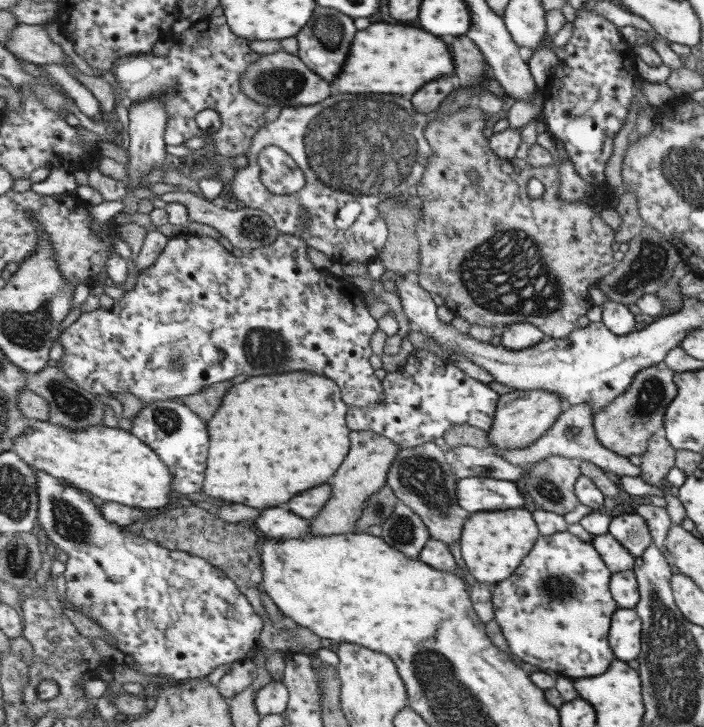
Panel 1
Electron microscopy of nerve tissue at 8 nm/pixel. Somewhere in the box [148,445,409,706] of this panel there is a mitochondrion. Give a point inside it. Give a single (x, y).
(377, 508)

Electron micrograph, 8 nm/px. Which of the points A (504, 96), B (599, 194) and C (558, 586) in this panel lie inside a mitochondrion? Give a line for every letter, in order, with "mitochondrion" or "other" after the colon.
A: other
B: other
C: mitochondrion

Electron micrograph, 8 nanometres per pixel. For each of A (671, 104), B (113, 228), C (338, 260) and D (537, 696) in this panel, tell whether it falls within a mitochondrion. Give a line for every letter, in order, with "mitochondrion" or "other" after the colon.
A: other
B: other
C: other
D: other

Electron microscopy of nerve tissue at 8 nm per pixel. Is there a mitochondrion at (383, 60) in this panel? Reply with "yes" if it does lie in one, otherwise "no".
no

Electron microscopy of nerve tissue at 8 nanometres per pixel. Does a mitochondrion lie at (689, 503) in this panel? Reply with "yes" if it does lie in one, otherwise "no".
no

